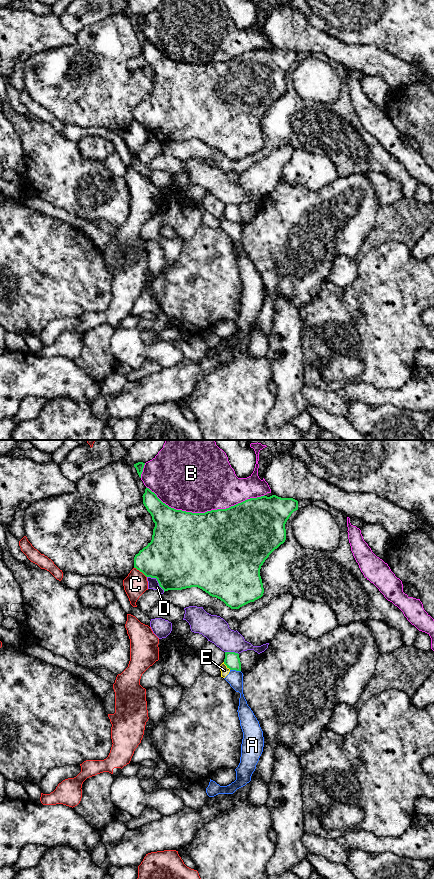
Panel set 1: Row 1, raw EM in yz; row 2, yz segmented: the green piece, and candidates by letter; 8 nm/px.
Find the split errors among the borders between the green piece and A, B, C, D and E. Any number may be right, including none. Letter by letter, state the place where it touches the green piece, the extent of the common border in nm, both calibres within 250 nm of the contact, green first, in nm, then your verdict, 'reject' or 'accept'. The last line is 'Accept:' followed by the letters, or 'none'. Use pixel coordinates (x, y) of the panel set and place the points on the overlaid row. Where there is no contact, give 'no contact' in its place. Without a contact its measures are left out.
A: yz (235, 669) | 90 nm | 120/130 nm | reject
B: yz (205, 512) | 950 nm | 500/480 nm | reject
C: yz (140, 571) | 130 nm | 380/190 nm | reject
D: yz (157, 580) | 190 nm | 500/80 nm | reject
E: yz (227, 666) | 90 nm | 120/70 nm | reject
Accept: none

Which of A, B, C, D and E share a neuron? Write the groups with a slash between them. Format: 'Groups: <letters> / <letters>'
Groups: A E / B / C / D

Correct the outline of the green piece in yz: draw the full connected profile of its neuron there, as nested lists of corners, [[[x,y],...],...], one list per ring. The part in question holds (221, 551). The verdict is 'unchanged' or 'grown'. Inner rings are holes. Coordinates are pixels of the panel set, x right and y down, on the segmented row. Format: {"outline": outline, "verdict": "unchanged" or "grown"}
{"outline": [[[147,487],[142,497],[155,527],[151,542],[135,555],[134,568],[146,577],[156,578],[164,592],[198,587],[210,596],[220,599],[231,609],[239,609],[263,596],[261,566],[269,555],[285,542],[285,524],[291,514],[298,510],[297,500],[276,495],[250,498],[229,508],[205,513],[192,513],[171,508]]], "verdict": "unchanged"}

